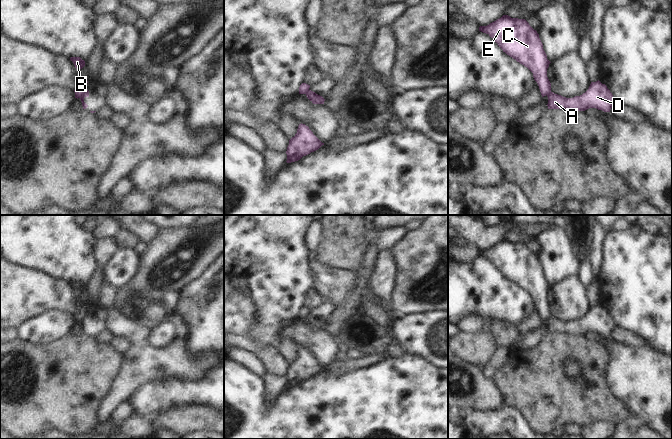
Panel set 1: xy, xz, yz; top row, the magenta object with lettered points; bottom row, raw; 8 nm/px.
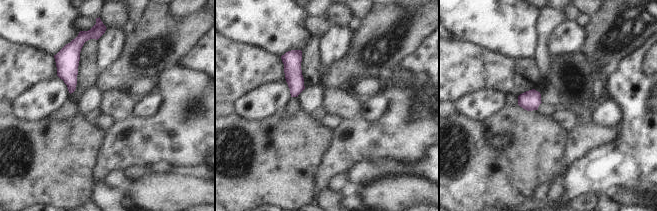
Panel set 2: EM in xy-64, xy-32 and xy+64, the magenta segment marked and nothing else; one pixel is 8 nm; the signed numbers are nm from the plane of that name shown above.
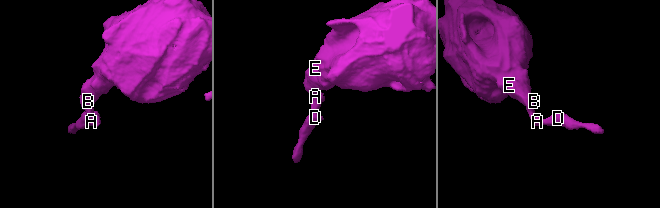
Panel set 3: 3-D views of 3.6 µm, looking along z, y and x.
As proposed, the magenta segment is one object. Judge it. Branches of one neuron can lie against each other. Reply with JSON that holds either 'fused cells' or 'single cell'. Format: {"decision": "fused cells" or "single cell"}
{"decision": "fused cells"}

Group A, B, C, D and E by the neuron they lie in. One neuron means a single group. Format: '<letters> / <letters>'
A D / B C E

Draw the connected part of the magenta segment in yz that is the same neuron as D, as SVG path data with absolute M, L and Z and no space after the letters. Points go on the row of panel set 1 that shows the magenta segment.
M599 80L591 82L588 90L580 96L566 98L549 92L547 97L548 109L585 111L589 108L596 108L604 112L610 112L613 105L617 103L607 86Z

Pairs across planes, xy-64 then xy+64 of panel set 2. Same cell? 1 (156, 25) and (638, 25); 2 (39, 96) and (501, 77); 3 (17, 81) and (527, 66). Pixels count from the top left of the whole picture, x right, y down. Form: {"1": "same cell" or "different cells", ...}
{"1": "same cell", "2": "different cells", "3": "same cell"}

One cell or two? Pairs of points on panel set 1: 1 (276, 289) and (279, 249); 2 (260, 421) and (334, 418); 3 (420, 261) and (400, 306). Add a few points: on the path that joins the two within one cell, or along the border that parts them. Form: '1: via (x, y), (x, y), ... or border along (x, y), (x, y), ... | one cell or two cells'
1: via (278, 279), (278, 259) | one cell
2: via (286, 421), (295, 421), (321, 400), (338, 399) | one cell
3: via (420, 272), (409, 286), (407, 295) | one cell

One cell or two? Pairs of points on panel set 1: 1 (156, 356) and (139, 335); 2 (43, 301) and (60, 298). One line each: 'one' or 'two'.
1: two
2: one

